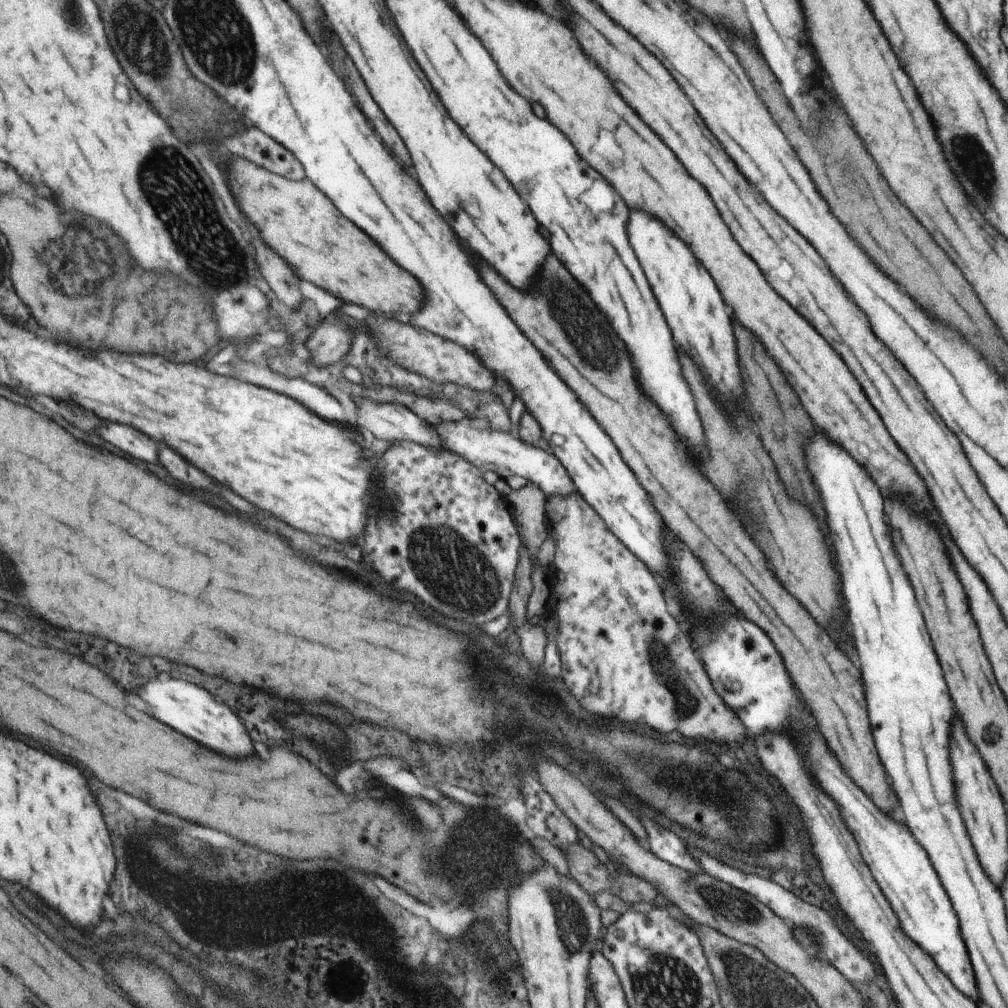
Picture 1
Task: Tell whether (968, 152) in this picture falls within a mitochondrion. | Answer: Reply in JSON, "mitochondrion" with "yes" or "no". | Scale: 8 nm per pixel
{"mitochondrion":"yes"}

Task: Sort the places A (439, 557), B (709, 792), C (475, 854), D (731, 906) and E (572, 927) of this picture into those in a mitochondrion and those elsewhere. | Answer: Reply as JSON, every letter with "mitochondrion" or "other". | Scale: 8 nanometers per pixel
{"A":"mitochondrion","B":"mitochondrion","C":"mitochondrion","D":"mitochondrion","E":"mitochondrion"}

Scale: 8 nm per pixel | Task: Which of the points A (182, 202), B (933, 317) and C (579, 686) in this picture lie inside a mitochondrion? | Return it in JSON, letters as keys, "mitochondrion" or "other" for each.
{"A":"mitochondrion","B":"other","C":"other"}

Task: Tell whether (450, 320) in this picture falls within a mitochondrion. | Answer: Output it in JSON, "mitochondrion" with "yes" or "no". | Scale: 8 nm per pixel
{"mitochondrion":"yes"}

